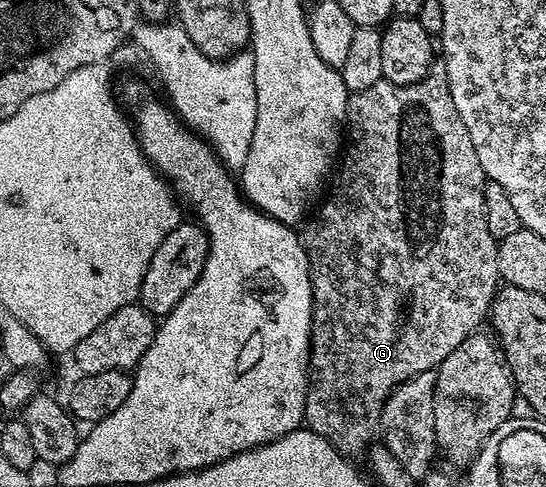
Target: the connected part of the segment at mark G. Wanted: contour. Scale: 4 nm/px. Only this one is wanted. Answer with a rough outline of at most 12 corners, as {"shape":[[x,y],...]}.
{"shape":[[443,61],[349,93],[302,226],[304,422],[363,455],[489,317],[486,177]]}

